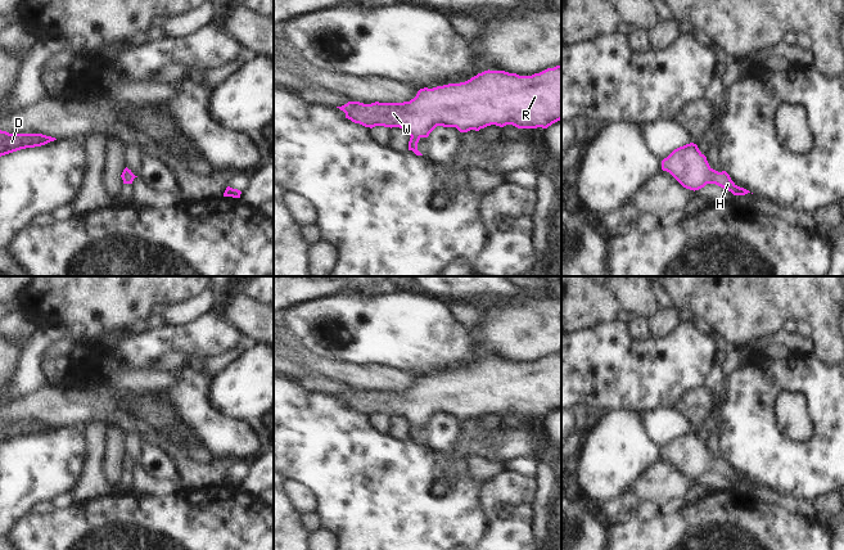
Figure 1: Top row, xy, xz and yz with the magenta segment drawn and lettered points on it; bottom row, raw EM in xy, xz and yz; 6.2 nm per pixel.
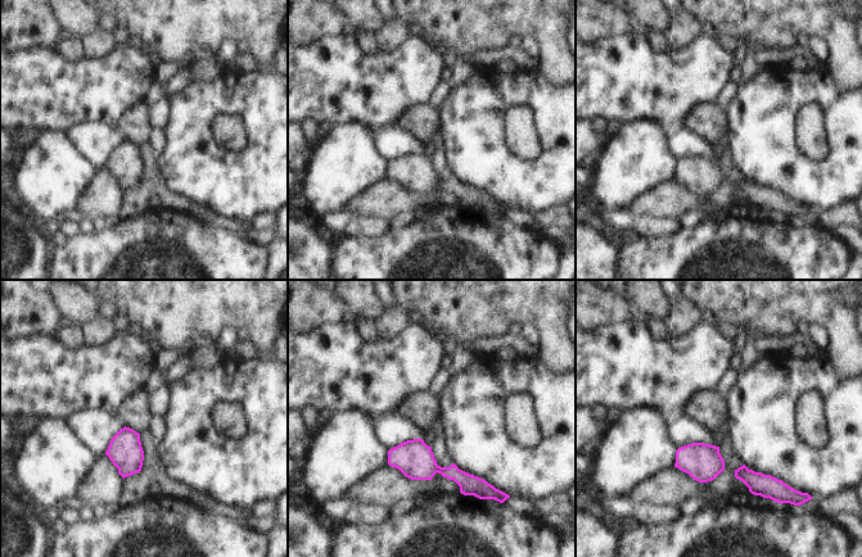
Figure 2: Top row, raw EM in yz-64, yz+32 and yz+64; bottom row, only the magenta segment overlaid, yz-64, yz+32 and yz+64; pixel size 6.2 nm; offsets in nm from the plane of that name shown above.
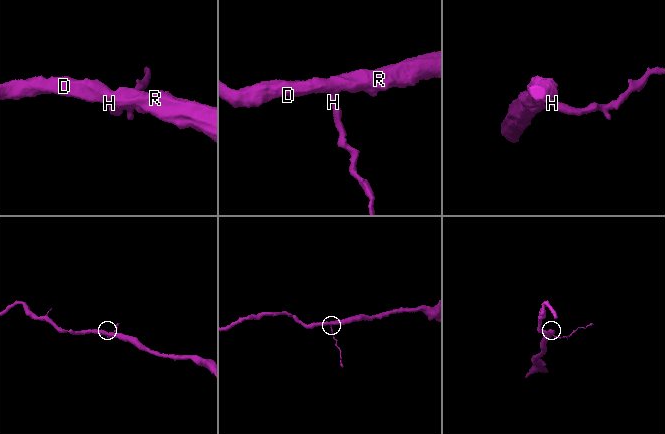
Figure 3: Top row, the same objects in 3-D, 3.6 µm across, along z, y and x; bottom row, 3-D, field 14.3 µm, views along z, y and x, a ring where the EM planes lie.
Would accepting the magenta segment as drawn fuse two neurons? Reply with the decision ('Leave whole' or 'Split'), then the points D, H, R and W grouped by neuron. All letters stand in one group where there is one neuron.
Leave whole. Groups: D H R W.

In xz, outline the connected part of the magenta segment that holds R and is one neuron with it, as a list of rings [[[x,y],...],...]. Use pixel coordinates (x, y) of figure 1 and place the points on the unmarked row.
[[[561,353],[547,356],[532,364],[519,364],[505,359],[484,359],[460,371],[448,371],[433,377],[420,377],[414,387],[403,391],[371,391],[364,392],[360,389],[348,389],[342,395],[337,395],[346,401],[346,406],[365,415],[400,415],[405,418],[411,425],[409,429],[409,438],[416,443],[423,443],[418,438],[418,430],[421,425],[428,425],[437,415],[456,415],[460,420],[470,418],[479,419],[491,412],[504,415],[513,412],[518,416],[547,416],[552,411],[561,407]]]

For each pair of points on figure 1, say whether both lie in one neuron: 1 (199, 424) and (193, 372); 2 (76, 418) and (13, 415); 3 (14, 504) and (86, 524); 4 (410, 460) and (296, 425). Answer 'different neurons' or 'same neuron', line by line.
1: same neuron
2: same neuron
3: different neurons
4: same neuron

